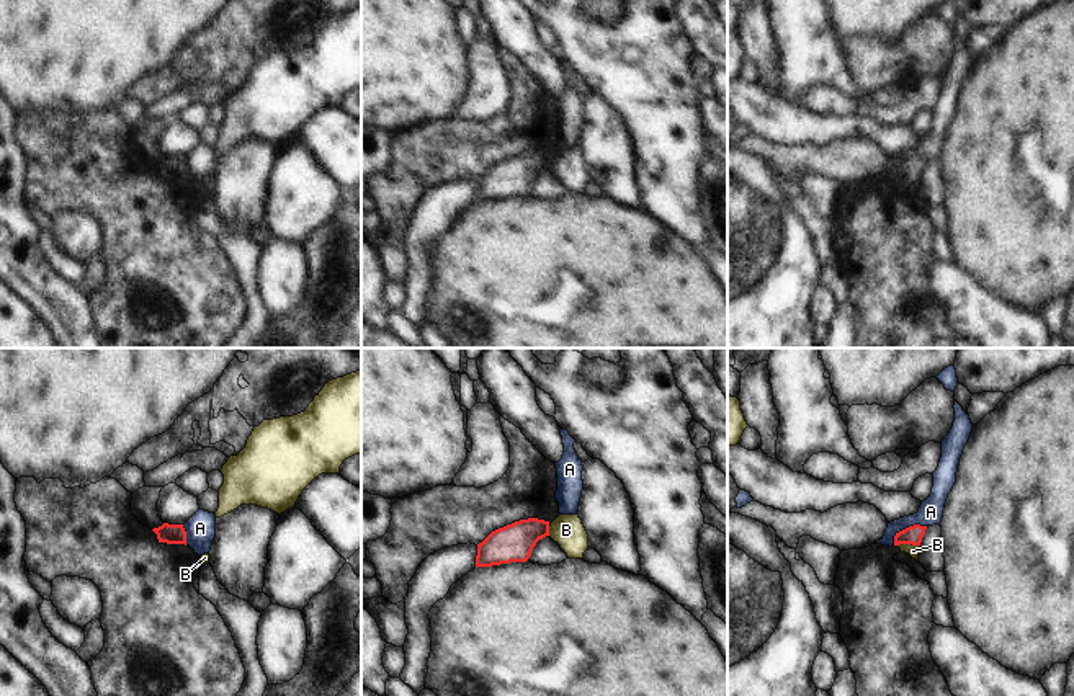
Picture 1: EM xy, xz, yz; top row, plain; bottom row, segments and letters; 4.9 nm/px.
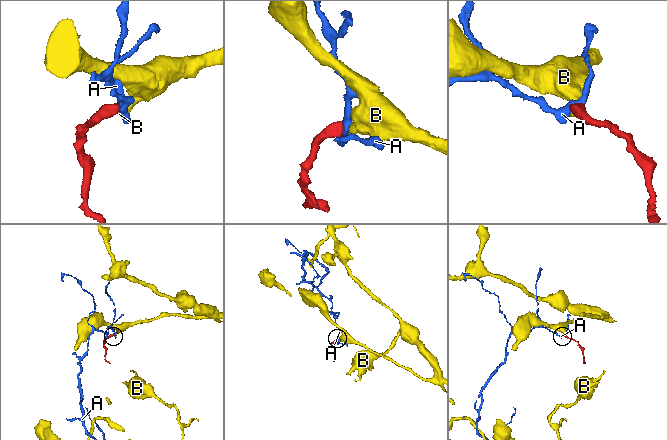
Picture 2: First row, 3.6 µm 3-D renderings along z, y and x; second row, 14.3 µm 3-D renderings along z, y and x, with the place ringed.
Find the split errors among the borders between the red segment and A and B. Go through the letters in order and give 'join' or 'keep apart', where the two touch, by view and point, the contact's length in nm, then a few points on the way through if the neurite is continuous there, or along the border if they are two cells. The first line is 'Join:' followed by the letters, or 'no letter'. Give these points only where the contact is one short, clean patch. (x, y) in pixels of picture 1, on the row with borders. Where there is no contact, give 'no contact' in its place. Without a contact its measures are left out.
Join: no letter
A: keep apart; contact yz (906, 528); length 190 nm; border yz (926, 525), (903, 528), (894, 536), (893, 544)
B: keep apart; contact yz (908, 543); length 110 nm; border yz (919, 544), (898, 546)

